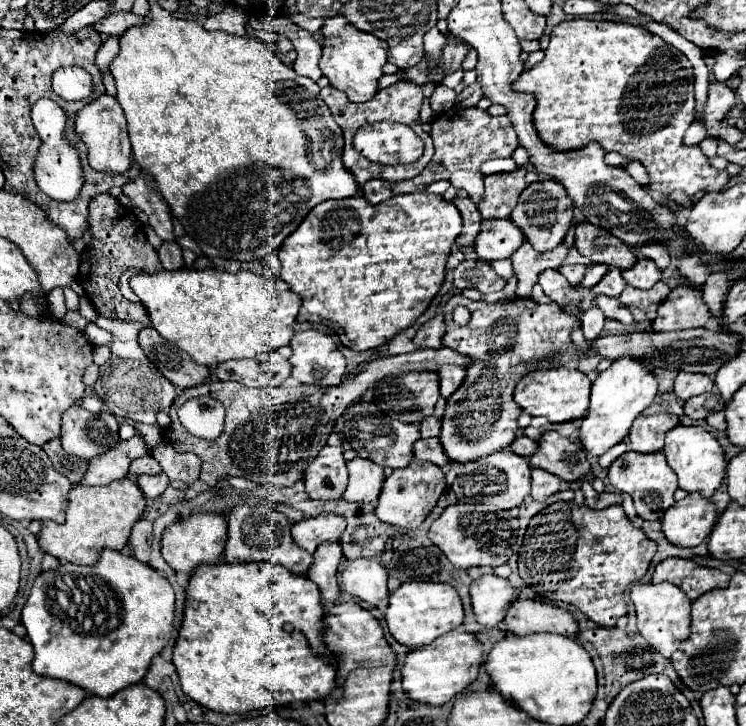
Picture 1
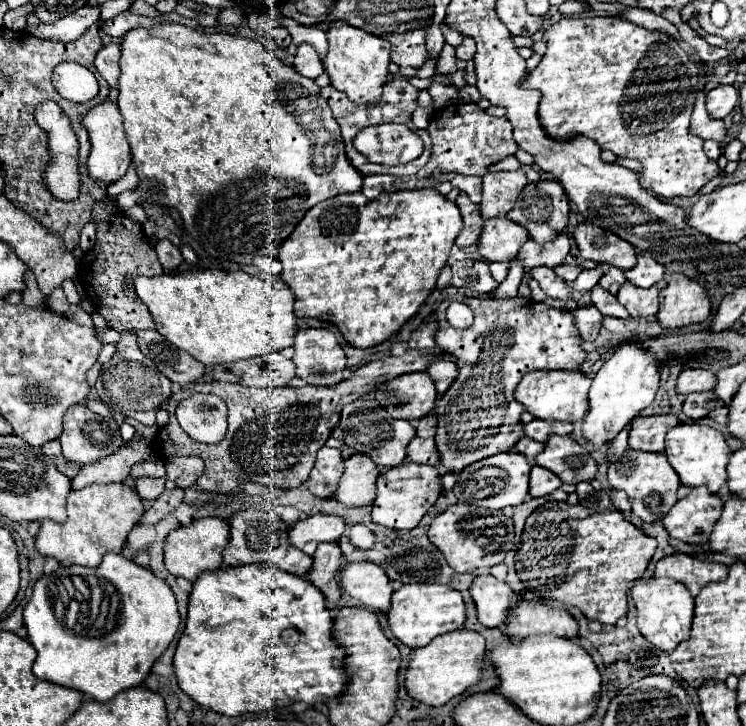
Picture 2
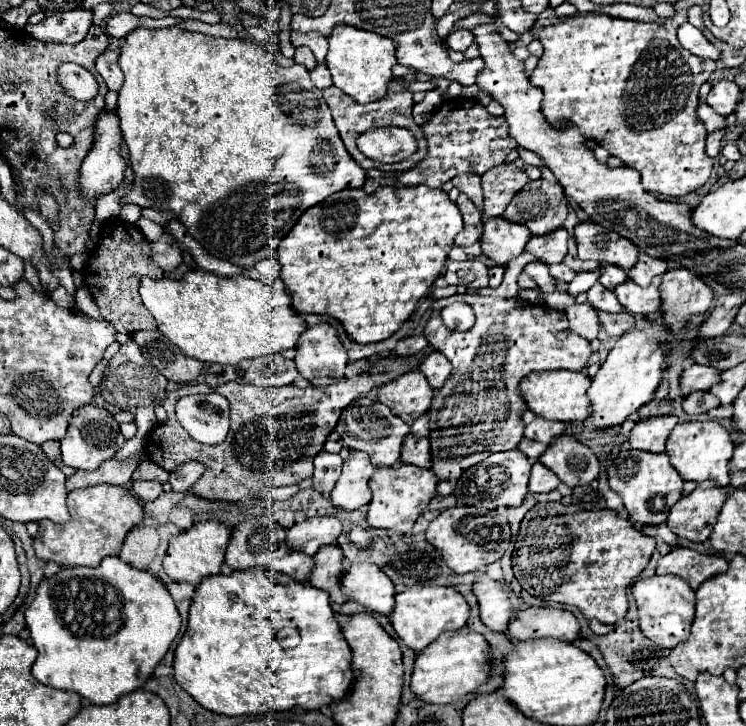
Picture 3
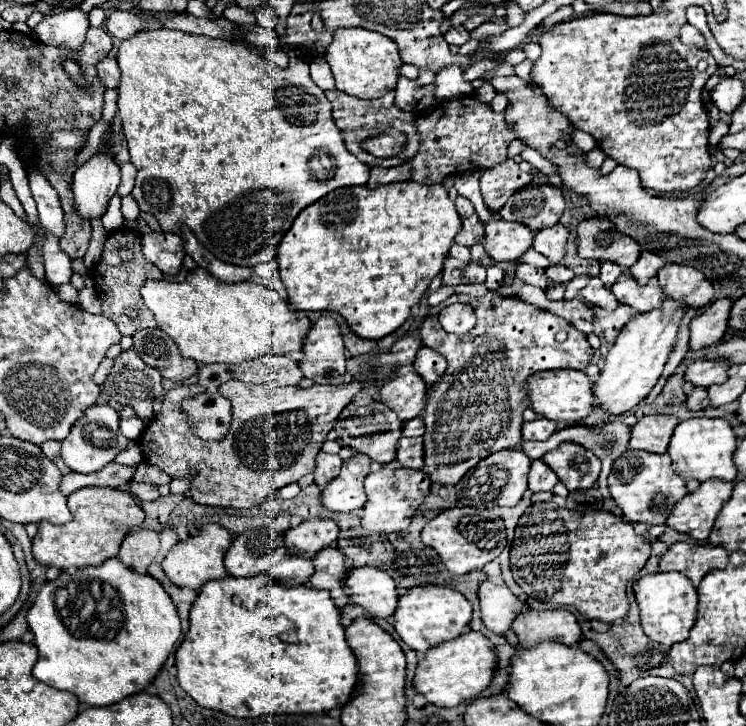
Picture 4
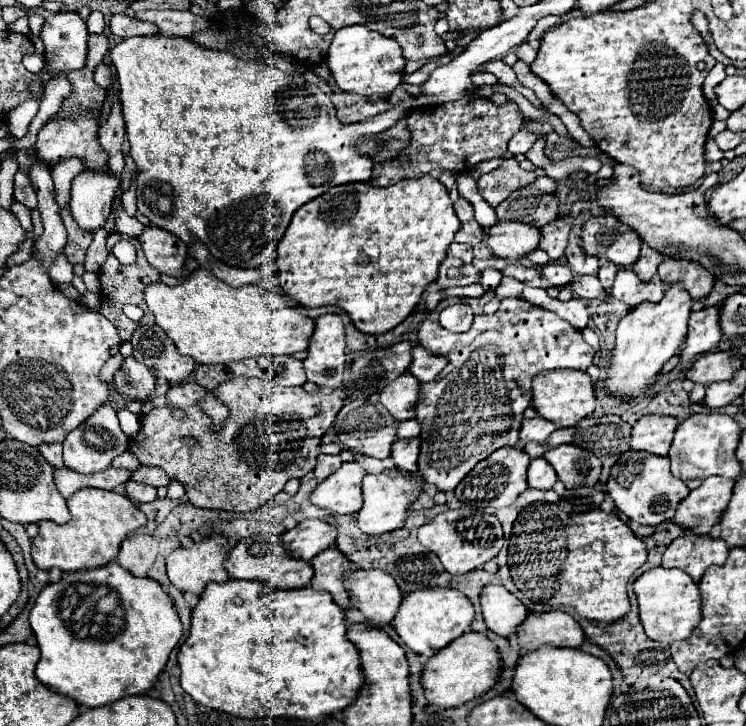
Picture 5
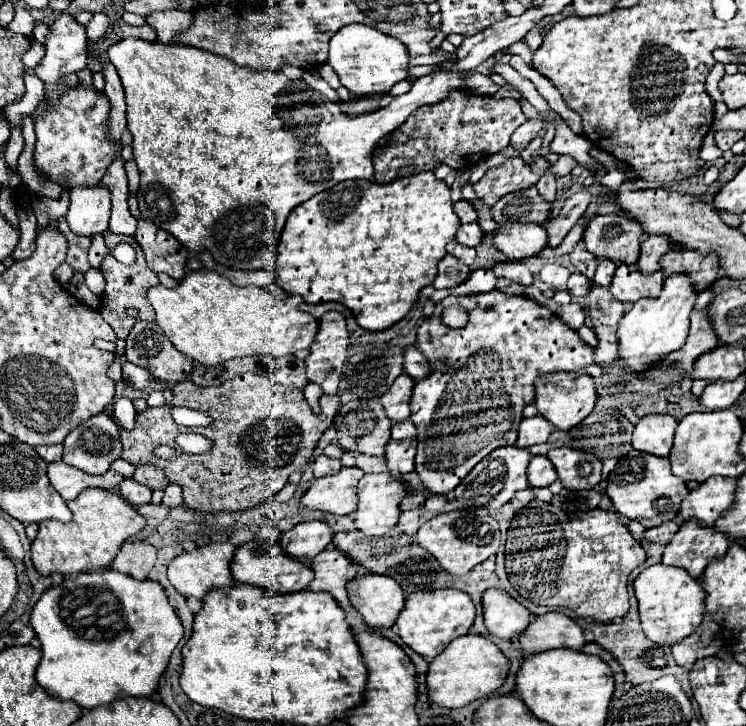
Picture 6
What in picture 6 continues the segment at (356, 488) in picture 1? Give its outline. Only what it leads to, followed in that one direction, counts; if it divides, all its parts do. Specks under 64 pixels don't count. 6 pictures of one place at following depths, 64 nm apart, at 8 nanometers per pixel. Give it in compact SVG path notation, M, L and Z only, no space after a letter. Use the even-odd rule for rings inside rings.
M342 466L334 476L318 478L302 496L302 506L330 514L350 514L358 508L356 486L362 476L364 472L360 468Z

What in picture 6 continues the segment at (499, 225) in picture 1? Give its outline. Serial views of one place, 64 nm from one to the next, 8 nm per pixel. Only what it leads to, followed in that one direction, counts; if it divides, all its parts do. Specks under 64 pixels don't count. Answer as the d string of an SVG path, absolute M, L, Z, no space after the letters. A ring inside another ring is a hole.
M510 222L506 226L498 226L494 232L494 246L506 254L508 260L524 260L536 256L546 248L548 234L542 226Z

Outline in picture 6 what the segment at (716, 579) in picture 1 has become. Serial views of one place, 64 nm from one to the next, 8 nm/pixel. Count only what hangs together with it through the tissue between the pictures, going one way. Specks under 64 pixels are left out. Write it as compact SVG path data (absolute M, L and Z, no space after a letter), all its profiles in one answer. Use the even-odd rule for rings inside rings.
M688 520L682 524L678 534L674 534L670 544L666 544L662 564L684 568L692 578L698 580L704 568L712 560L722 558L726 550L726 534L720 534L714 528L704 528L694 520Z

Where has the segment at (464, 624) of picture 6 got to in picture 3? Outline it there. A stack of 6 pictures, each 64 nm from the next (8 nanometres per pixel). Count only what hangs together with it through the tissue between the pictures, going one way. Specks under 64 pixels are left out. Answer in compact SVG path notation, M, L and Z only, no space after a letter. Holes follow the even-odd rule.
M410 586L396 594L396 604L390 614L390 622L400 640L412 648L414 652L424 650L430 642L434 642L442 632L456 632L466 626L470 608L464 596L446 586Z

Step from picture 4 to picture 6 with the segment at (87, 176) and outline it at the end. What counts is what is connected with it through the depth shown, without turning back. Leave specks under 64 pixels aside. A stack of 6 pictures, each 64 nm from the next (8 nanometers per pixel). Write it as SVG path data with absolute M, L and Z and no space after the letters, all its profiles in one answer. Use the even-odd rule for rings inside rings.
M76 186L70 190L70 210L66 214L66 220L72 228L72 232L82 236L94 236L108 230L110 220L110 190L102 190L102 186Z

